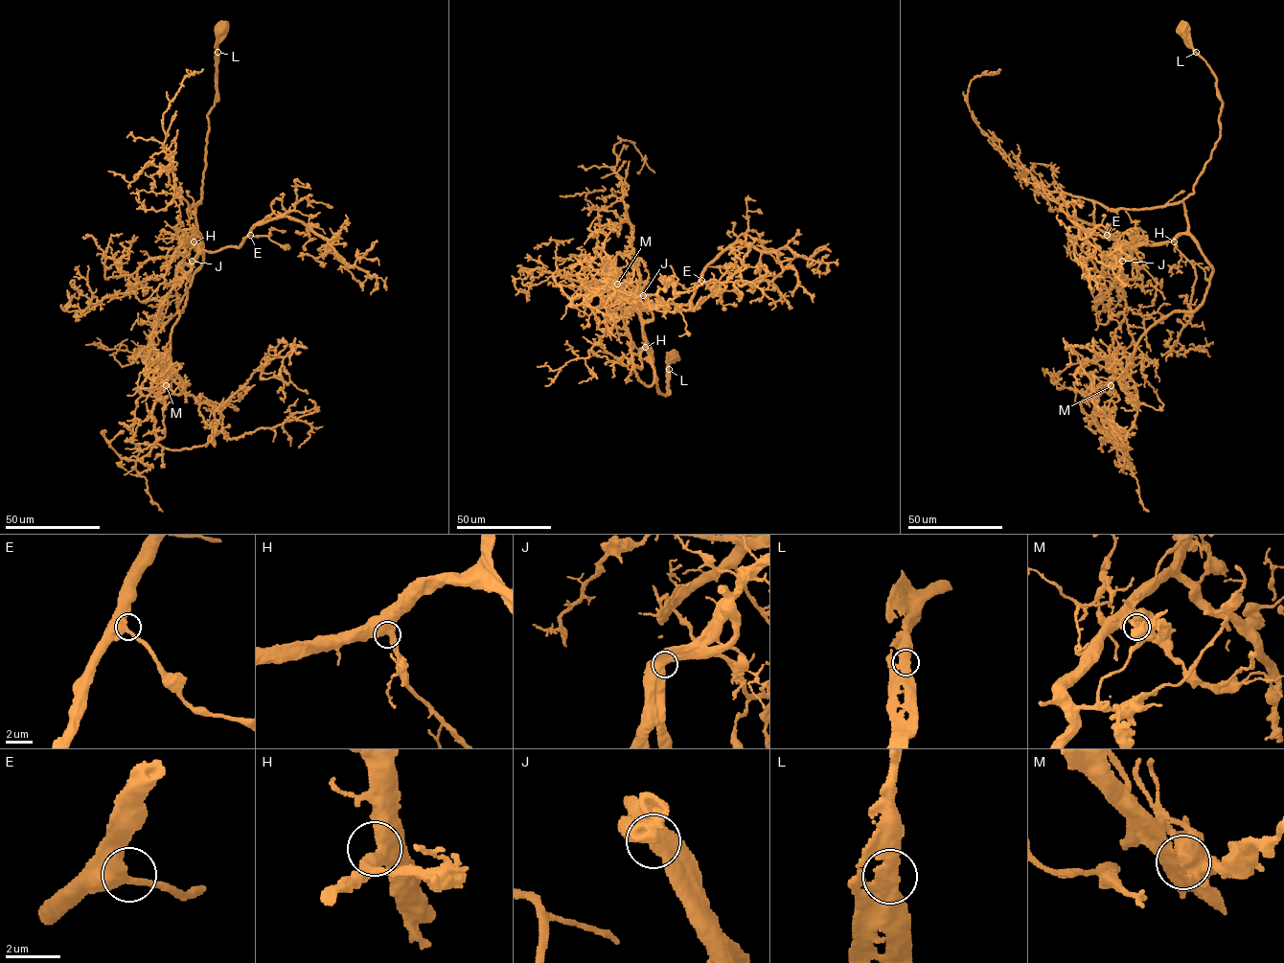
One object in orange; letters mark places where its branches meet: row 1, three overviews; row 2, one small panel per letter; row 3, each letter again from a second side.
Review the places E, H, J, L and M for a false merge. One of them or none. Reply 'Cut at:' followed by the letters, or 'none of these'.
Cut at: J

